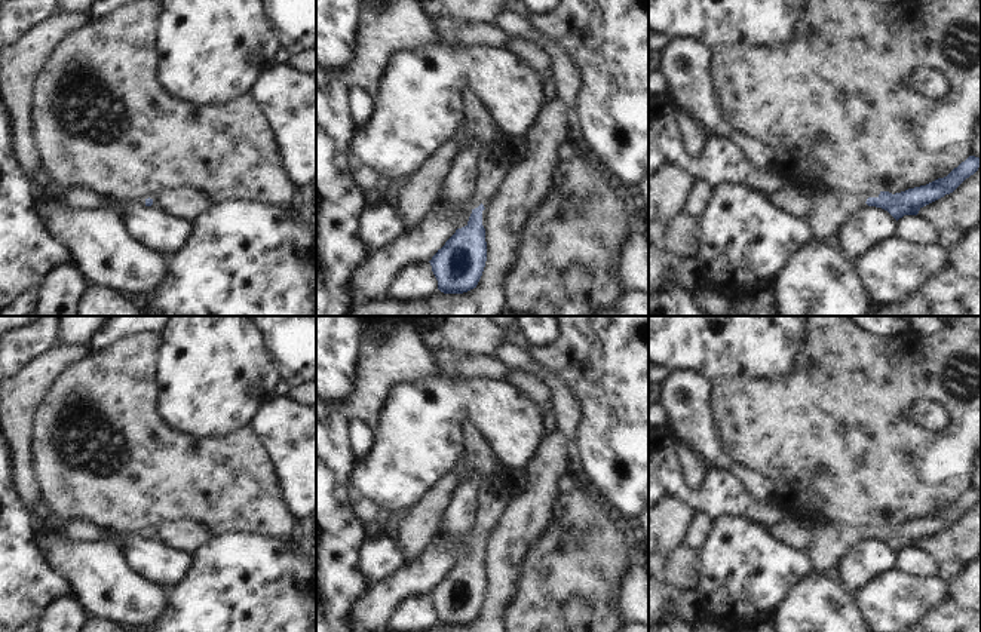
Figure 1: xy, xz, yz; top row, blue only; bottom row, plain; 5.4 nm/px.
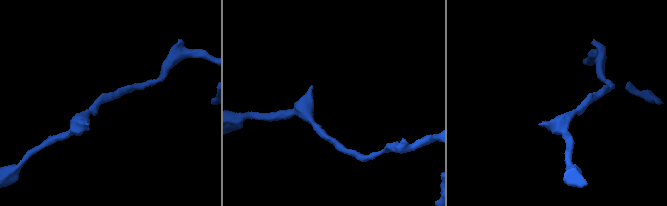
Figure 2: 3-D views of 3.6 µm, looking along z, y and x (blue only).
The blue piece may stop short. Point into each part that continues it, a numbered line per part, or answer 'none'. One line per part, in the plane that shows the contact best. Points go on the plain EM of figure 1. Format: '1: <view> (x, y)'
1: xz (491, 500)

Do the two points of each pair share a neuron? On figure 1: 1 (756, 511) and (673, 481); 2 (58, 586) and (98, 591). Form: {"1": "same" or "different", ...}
{"1": "same", "2": "different"}

